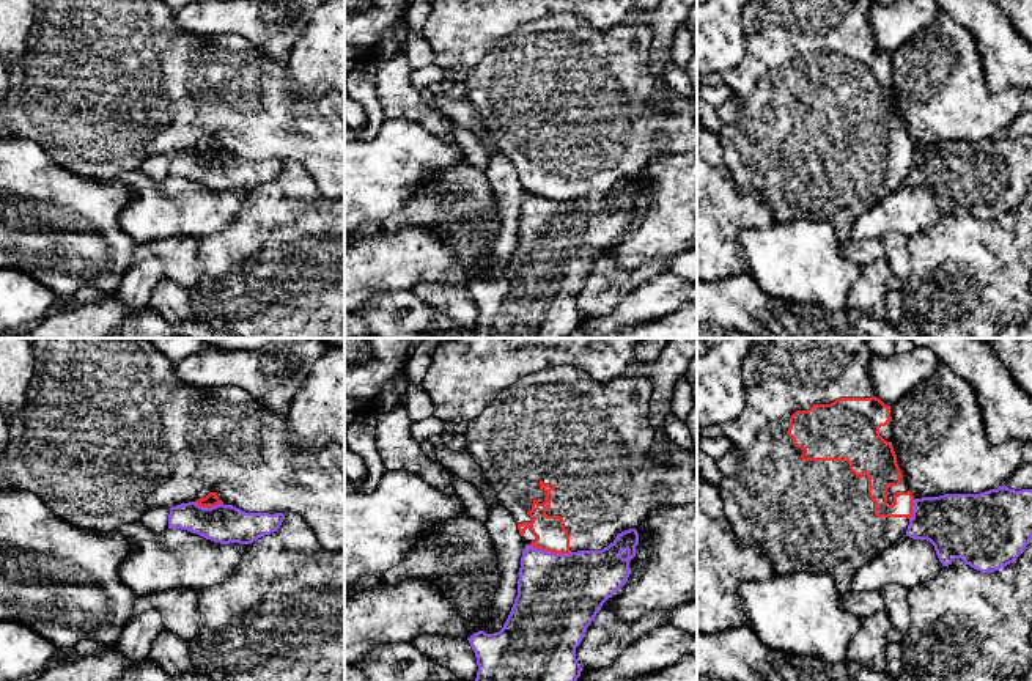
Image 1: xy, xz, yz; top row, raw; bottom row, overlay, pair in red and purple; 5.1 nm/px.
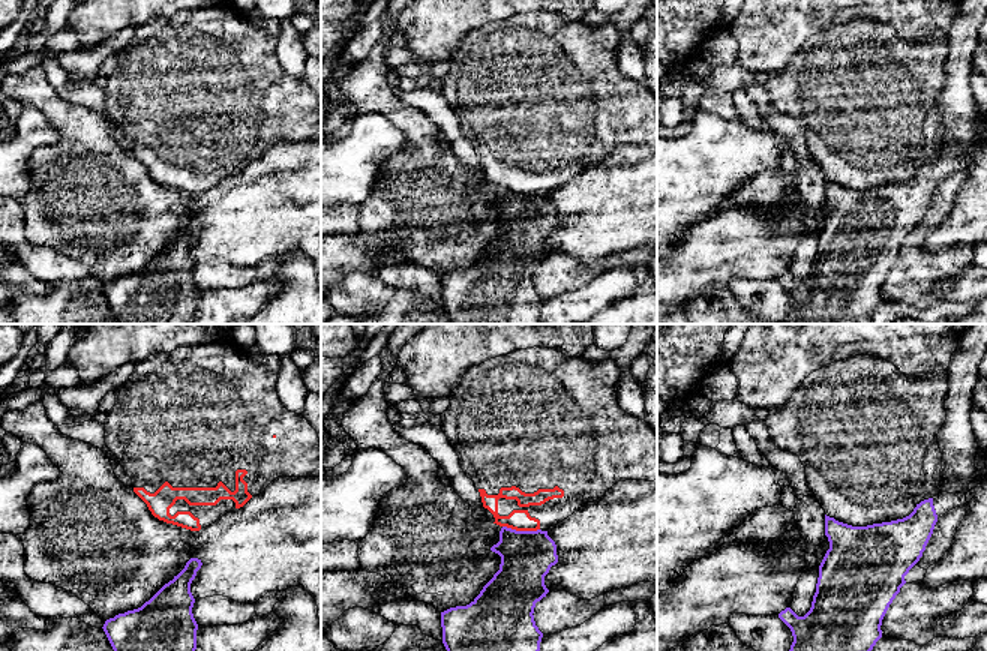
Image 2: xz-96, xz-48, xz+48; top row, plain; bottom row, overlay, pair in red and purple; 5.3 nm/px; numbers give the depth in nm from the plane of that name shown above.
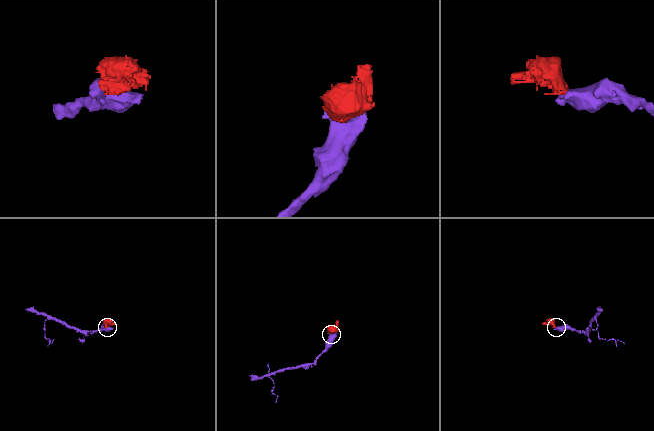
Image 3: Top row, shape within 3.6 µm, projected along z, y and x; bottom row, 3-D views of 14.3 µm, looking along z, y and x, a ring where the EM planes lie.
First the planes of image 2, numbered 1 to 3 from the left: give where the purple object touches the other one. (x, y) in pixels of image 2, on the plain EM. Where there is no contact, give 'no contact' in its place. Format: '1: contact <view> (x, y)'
1: no contact
2: contact xz-48 (521, 194)
3: no contact

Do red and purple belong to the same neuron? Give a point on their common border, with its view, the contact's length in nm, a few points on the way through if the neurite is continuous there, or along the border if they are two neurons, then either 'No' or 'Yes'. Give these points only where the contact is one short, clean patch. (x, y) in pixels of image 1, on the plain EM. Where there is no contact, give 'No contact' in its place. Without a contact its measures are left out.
Touches red at xz (549, 198). Shared border 220 nm. Boundary: xz (527, 192), (552, 200), (570, 200). No

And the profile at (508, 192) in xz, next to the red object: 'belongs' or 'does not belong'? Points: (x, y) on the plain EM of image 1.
does not belong

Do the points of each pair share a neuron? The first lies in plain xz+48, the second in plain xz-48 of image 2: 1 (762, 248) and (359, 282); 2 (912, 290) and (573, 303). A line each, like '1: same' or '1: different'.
1: different
2: different

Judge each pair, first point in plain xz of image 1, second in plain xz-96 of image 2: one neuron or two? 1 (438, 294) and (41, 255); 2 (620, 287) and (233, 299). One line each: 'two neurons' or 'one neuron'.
1: one neuron
2: two neurons

